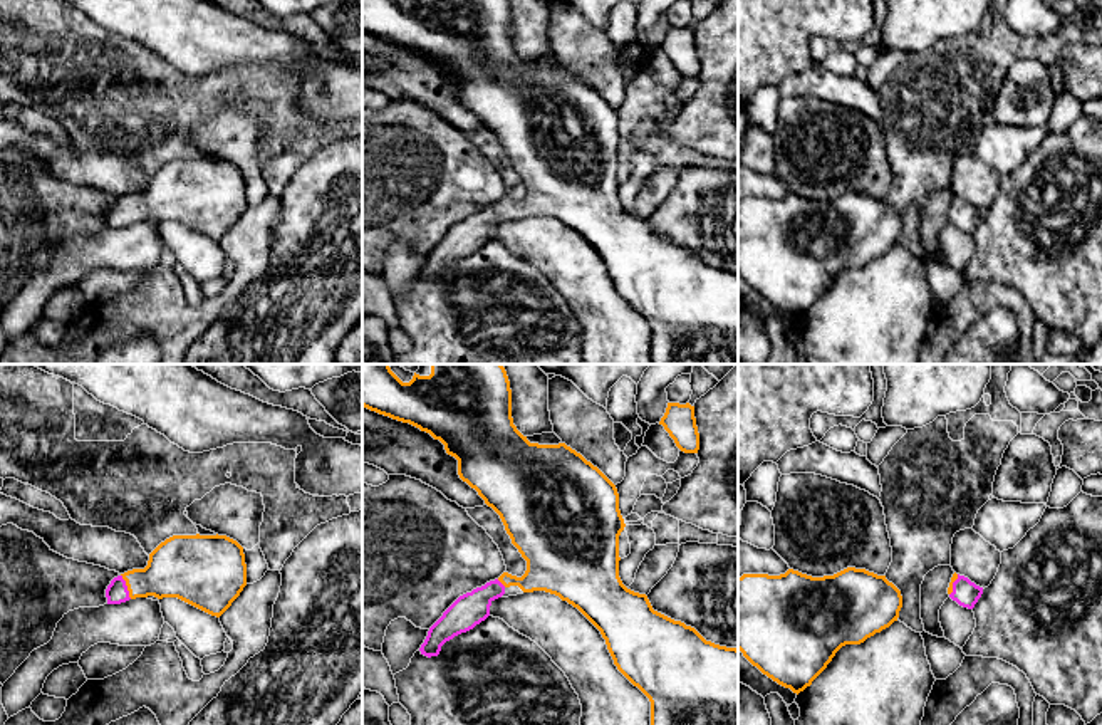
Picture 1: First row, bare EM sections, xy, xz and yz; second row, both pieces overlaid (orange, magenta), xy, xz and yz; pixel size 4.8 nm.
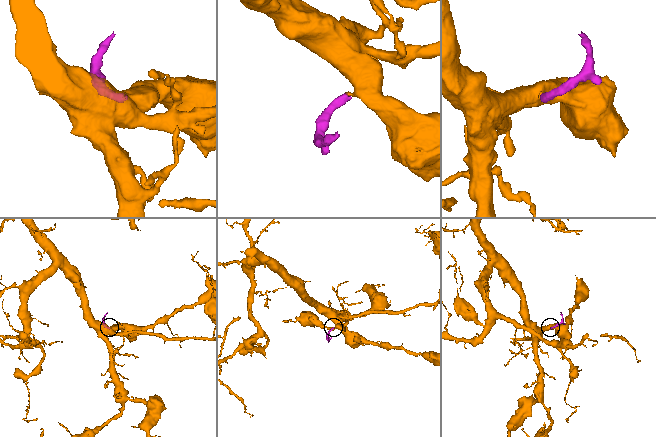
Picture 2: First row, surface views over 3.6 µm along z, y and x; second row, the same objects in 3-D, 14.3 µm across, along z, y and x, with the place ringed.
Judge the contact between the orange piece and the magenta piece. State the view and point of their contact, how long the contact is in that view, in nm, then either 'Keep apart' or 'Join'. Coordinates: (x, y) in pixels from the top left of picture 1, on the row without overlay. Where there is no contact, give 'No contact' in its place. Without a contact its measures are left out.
Touches orange at xy (126, 208). Shared border 130 nm. Join

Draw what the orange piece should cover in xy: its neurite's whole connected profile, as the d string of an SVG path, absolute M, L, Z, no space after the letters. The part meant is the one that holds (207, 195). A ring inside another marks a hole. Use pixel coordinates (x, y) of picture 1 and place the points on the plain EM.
M173 159L144 193L127 195L106 213L107 228L136 222L178 222L220 242L247 210L243 171L226 159Z

